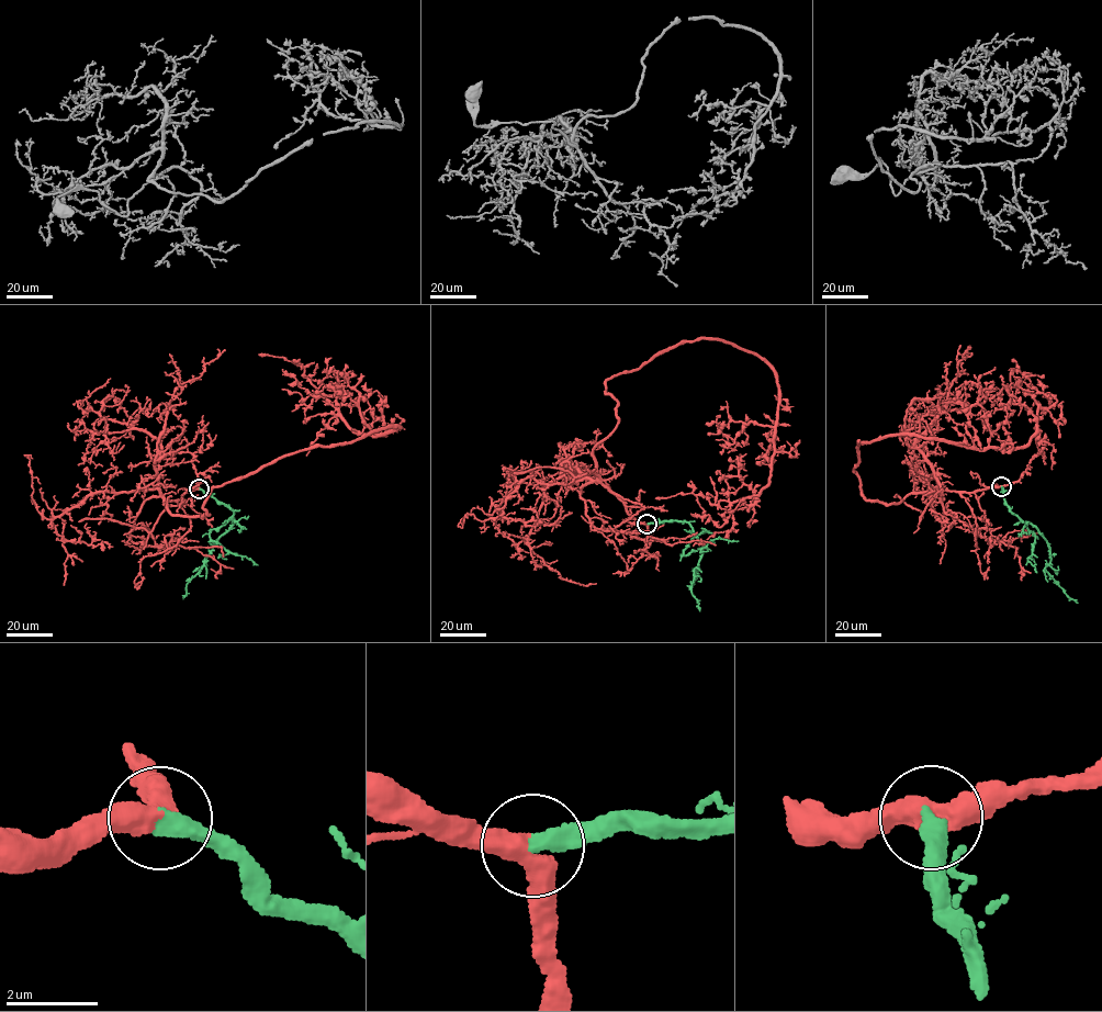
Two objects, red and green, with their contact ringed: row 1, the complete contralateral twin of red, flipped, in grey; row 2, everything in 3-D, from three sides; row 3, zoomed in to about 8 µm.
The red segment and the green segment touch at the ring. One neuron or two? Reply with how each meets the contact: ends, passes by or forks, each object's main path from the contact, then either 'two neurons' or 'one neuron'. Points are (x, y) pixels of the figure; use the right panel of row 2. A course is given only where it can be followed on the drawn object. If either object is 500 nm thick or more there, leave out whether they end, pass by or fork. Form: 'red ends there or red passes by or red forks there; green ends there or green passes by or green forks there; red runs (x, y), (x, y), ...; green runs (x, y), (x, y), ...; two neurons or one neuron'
red passes by; green ends there; red runs (1001, 486), (888, 504), (866, 499), (853, 469), (858, 441), (887, 436), (1025, 447), (1037, 392), (1012, 359); green runs (1001, 486), (1010, 512), (1035, 527), (1046, 541), (1050, 560), (1046, 570), (1064, 593), (1078, 603); one neuron

